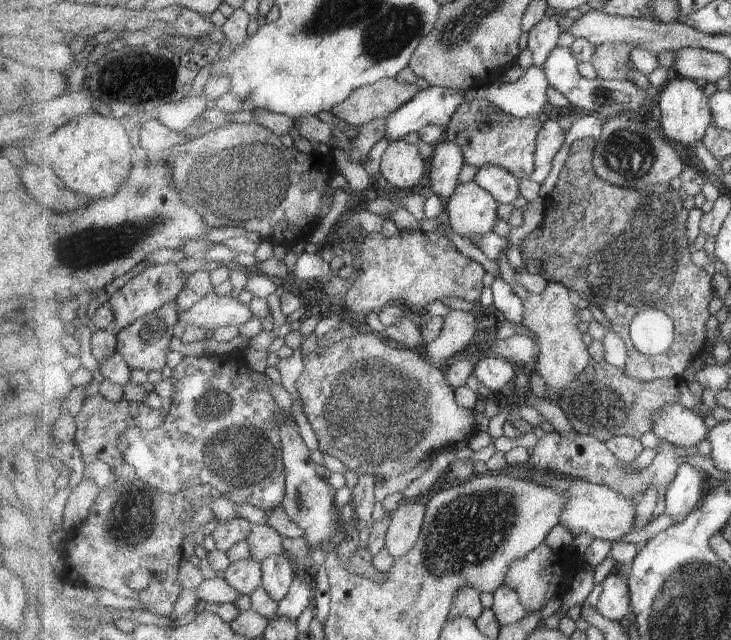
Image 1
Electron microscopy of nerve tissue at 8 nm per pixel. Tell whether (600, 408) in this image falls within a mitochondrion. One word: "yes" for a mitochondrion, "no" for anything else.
yes

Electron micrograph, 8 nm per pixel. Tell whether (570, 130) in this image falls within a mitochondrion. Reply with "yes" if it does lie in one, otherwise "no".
no

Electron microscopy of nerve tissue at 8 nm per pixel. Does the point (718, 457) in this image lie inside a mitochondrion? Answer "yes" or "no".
no

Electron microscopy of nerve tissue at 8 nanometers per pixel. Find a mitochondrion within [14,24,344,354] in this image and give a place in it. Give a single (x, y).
(226, 181)

